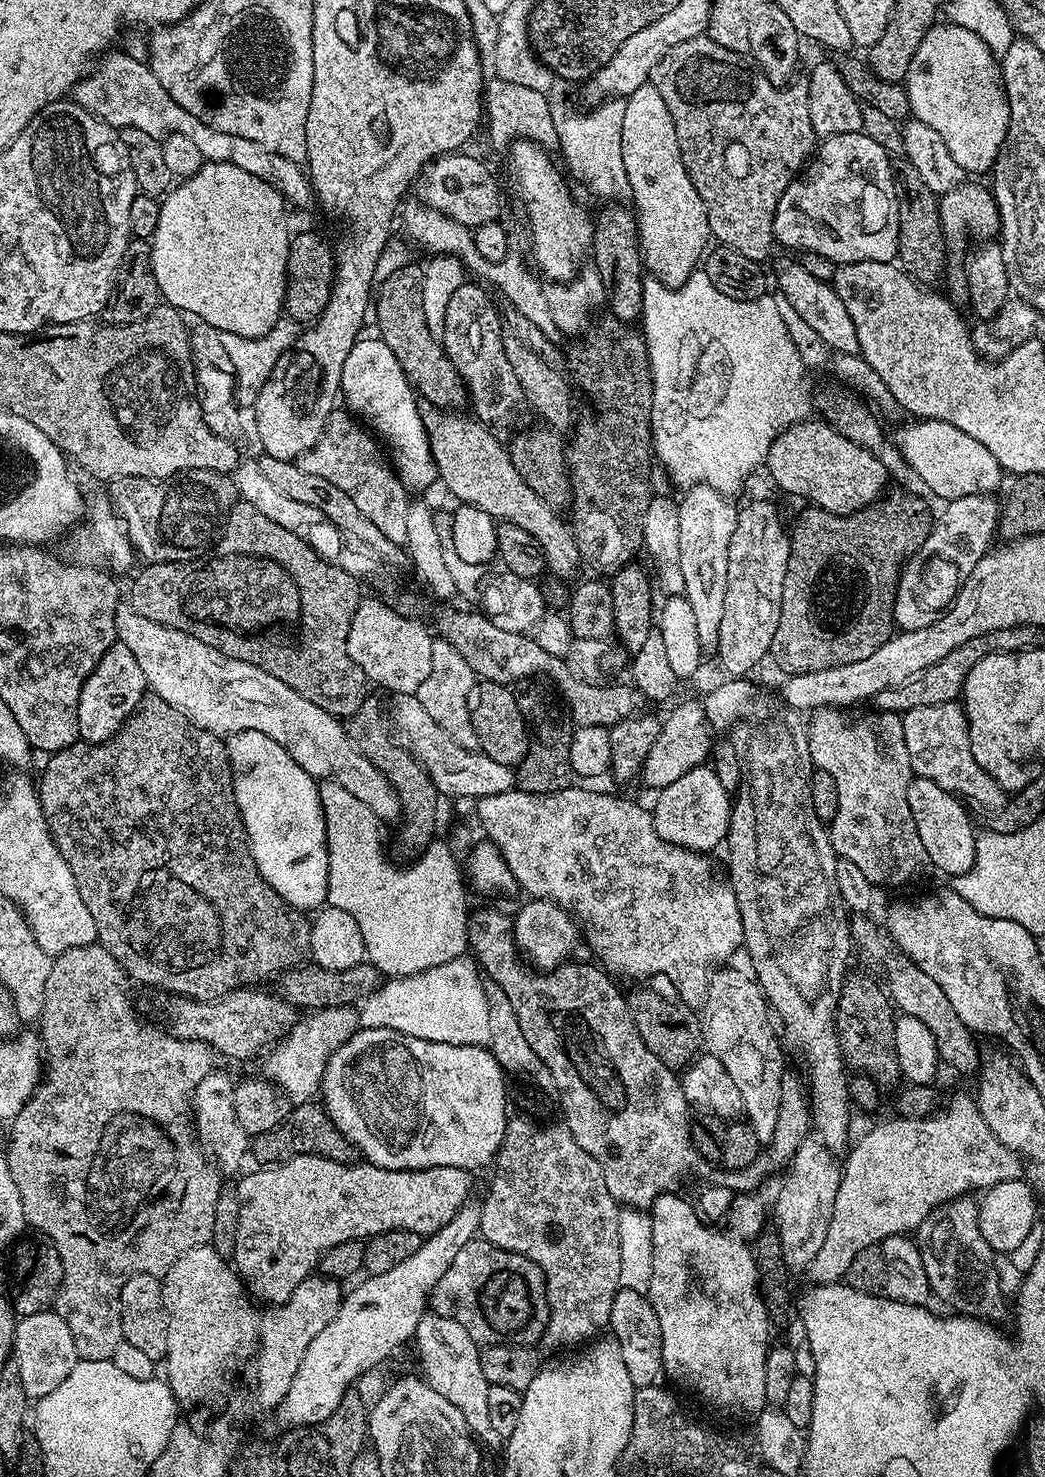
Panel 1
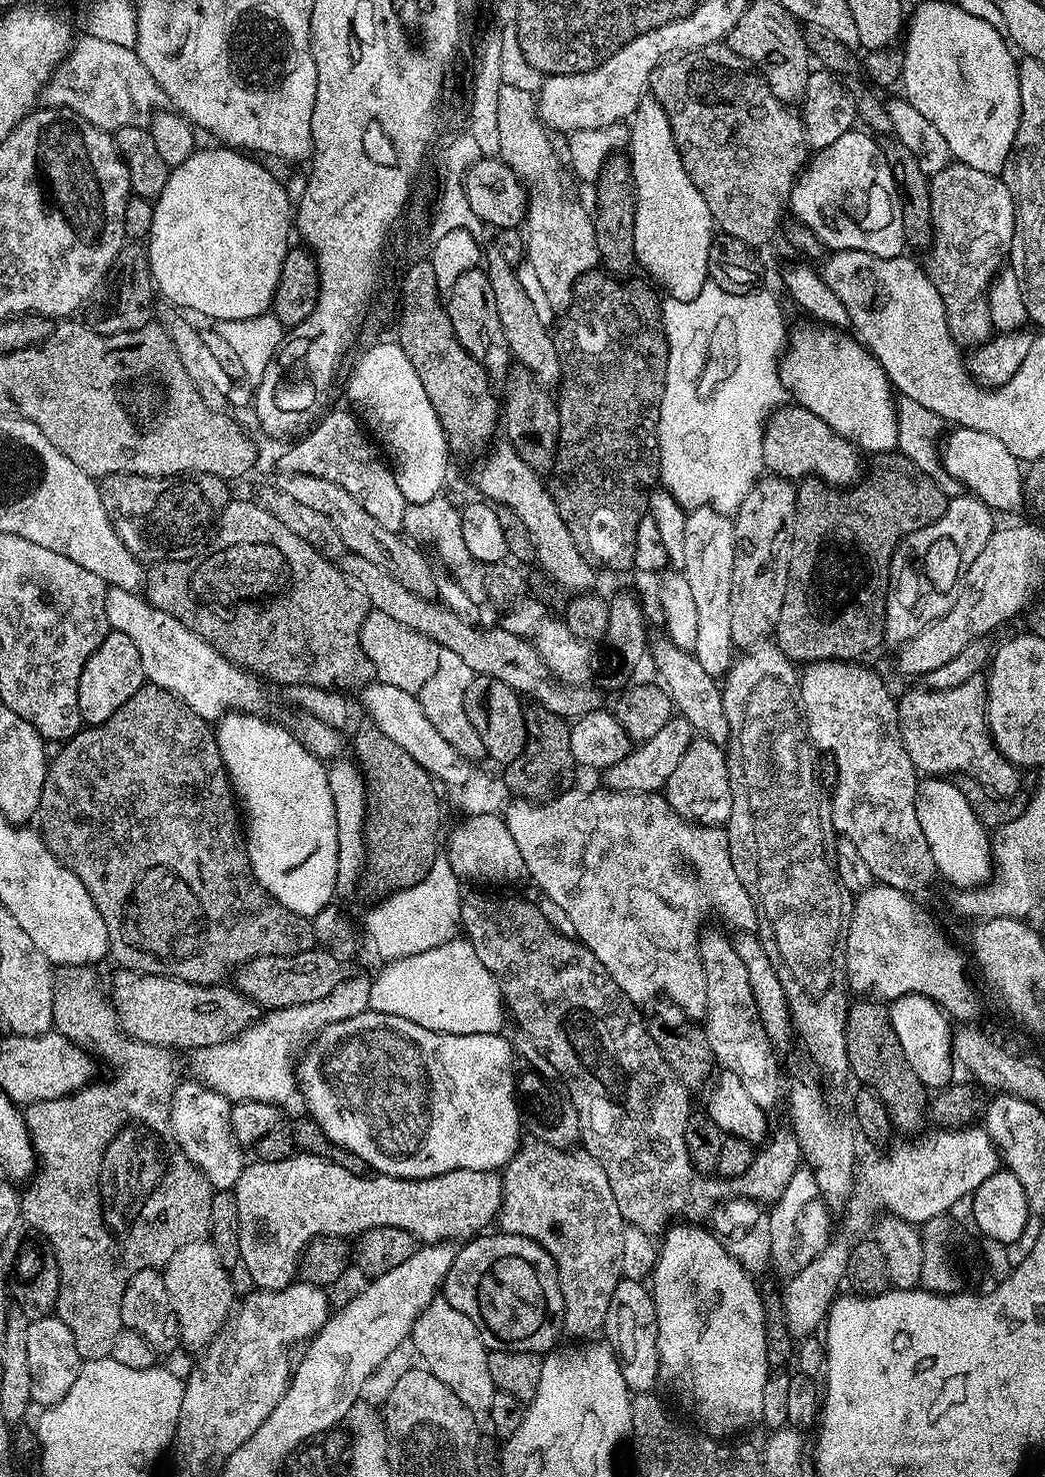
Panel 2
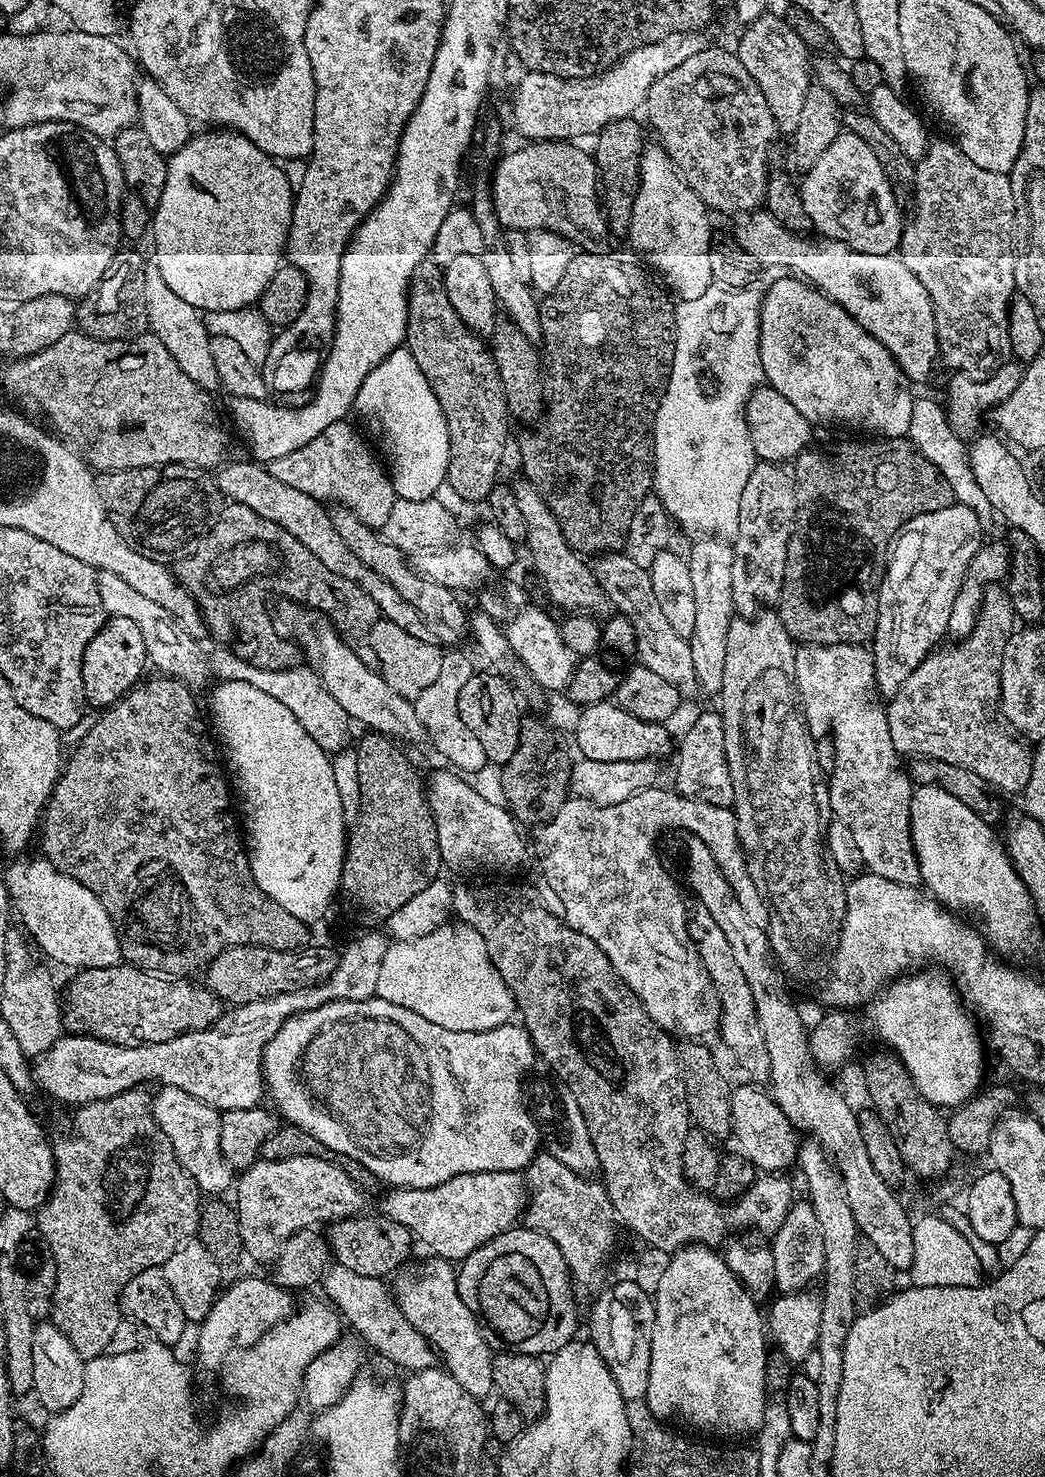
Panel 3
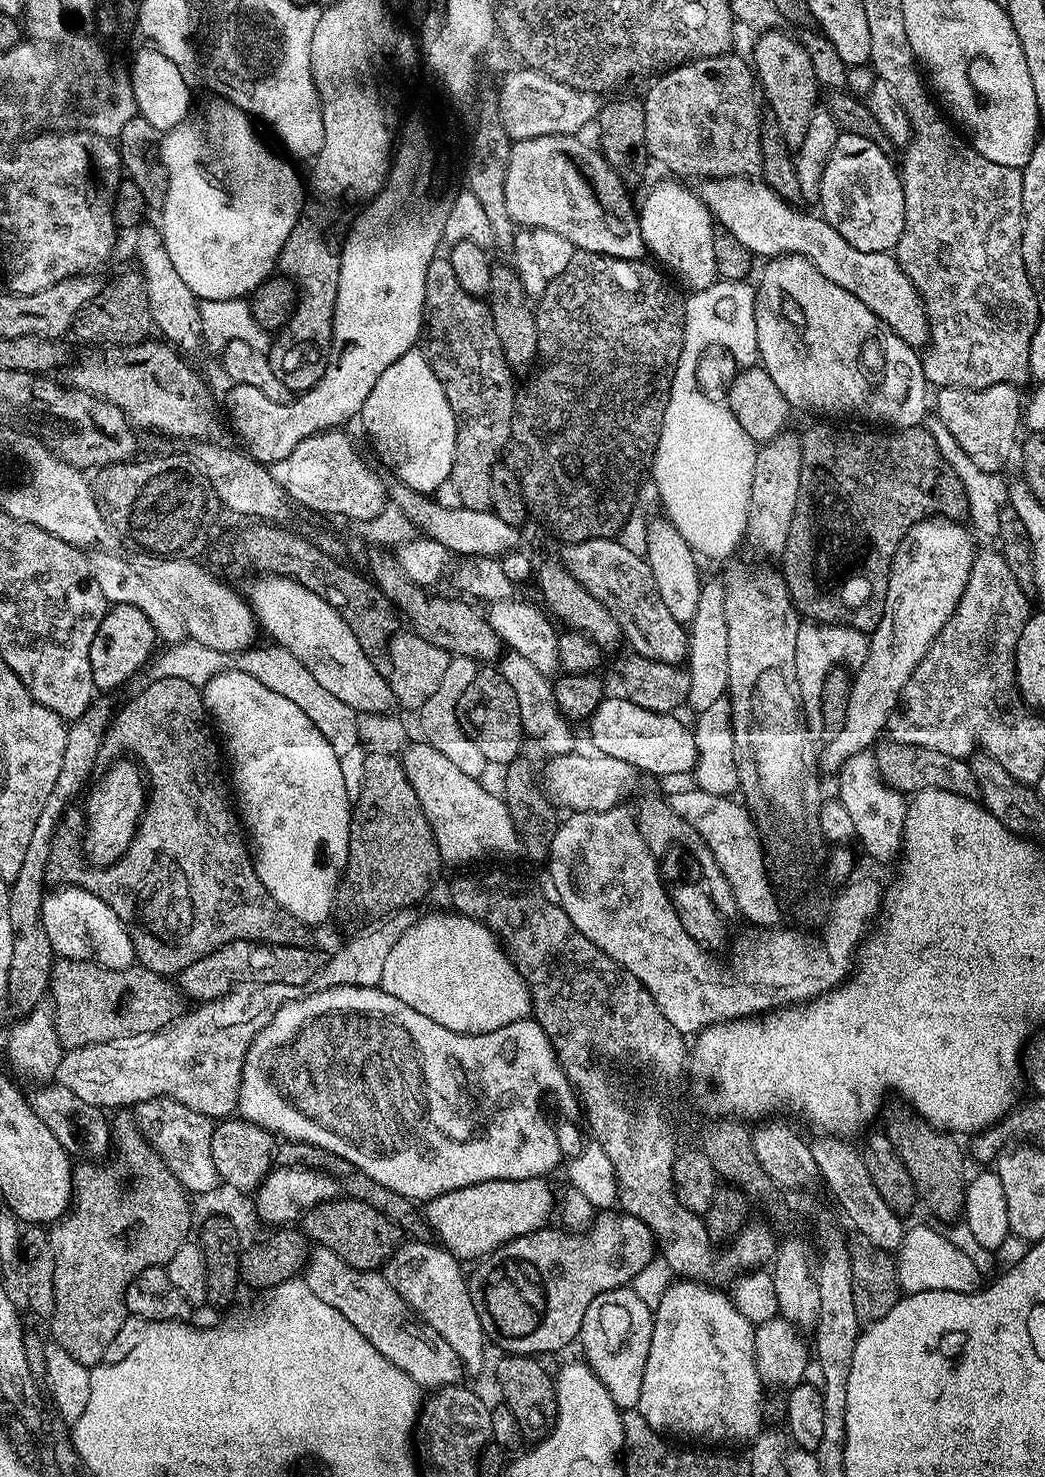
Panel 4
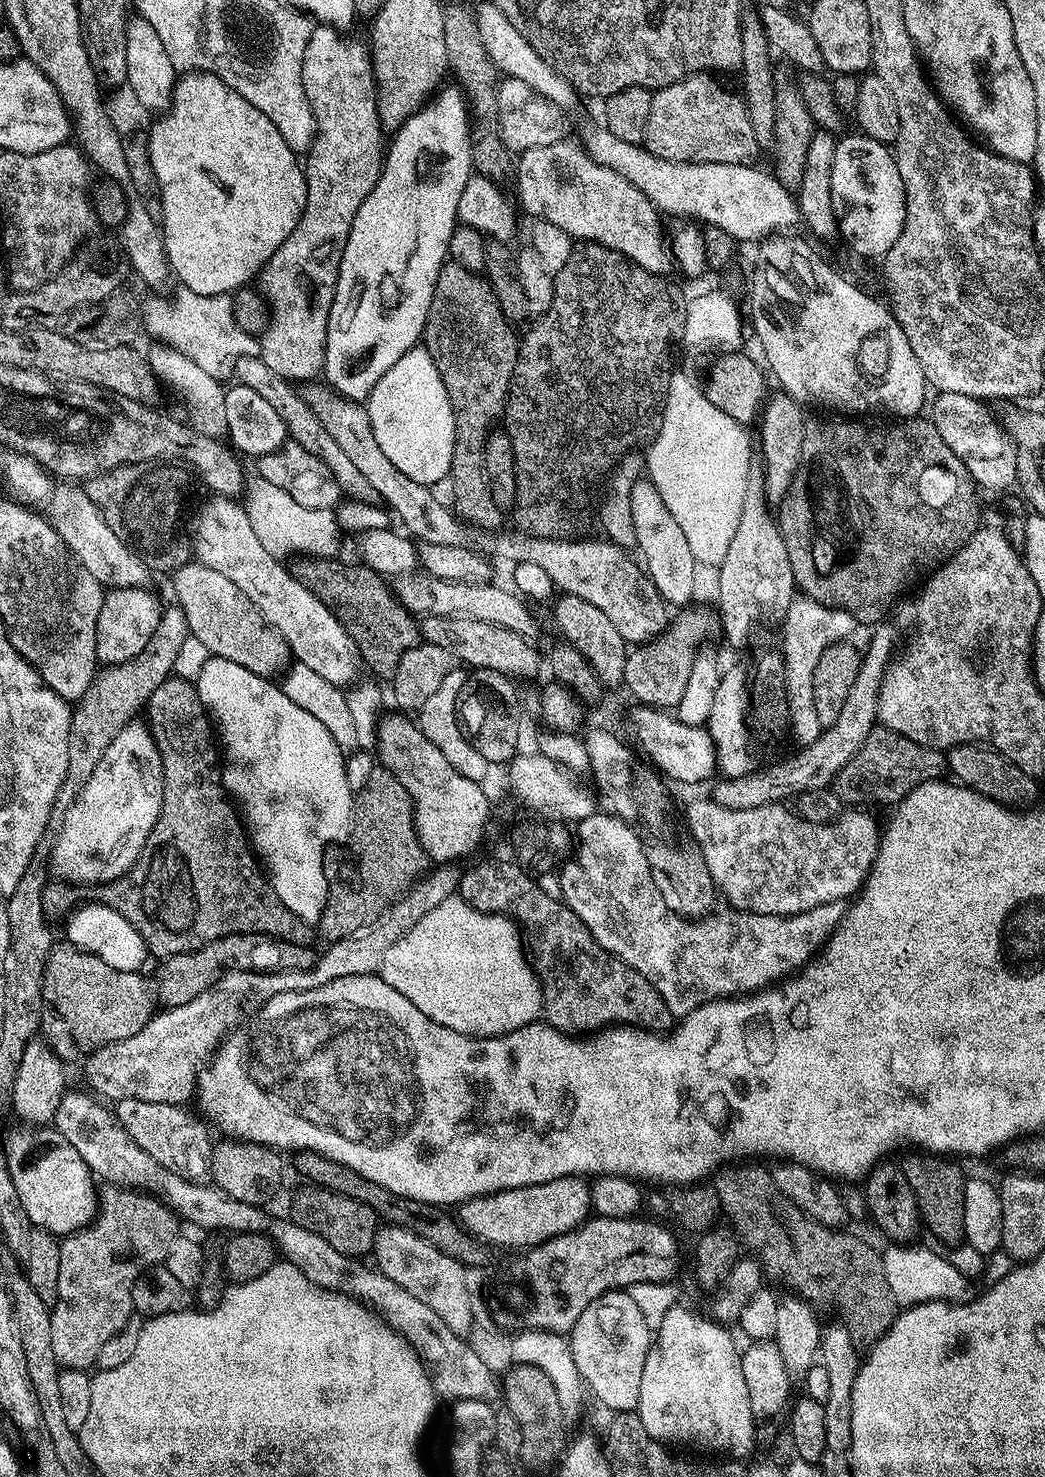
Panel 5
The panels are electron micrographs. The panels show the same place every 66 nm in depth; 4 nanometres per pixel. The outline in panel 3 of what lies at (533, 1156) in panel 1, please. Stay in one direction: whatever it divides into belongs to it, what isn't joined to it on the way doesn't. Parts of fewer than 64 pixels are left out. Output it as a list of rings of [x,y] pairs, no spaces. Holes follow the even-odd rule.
[[[538,1154],[526,1169],[528,1207],[522,1217],[529,1228],[538,1230],[562,1250],[562,1256],[572,1273],[577,1289],[596,1294],[605,1287],[600,1267],[616,1244],[618,1221],[616,1211],[599,1179],[578,1174],[570,1166],[562,1166],[558,1158]]]

